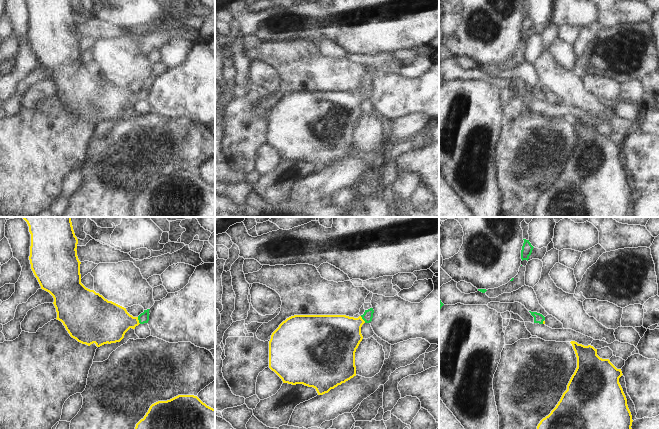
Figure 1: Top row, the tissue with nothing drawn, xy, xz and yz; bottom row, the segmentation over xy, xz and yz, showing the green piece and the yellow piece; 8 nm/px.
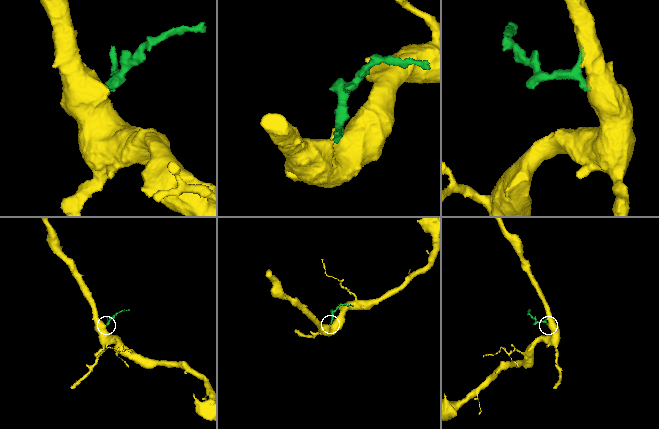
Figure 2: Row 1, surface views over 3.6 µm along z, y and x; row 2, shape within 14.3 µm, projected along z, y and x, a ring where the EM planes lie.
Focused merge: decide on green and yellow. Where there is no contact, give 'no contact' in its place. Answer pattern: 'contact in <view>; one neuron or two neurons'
contact in xy; one neuron

